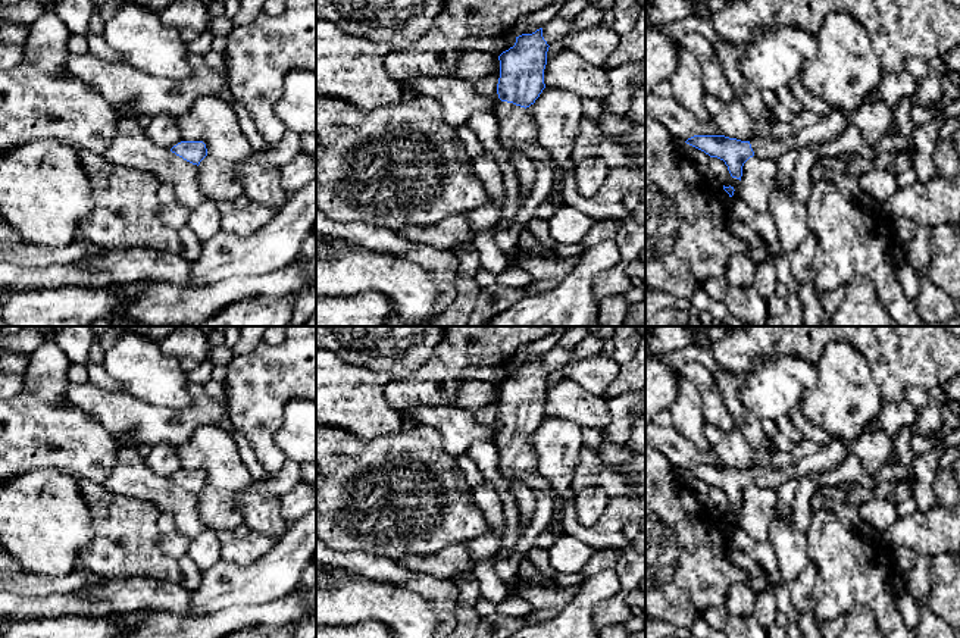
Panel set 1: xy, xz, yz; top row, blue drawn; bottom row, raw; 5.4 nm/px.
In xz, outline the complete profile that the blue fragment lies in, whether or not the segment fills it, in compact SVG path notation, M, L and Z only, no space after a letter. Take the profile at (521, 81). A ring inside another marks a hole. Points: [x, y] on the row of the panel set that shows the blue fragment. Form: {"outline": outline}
{"outline": "M540 28L532 34L516 37L515 46L498 56L500 78L497 94L501 103L494 115L498 121L498 143L507 162L513 154L523 153L525 144L537 143L538 125L526 109L535 103L545 88L544 69L547 65L548 47L550 46L542 37L542 28Z"}

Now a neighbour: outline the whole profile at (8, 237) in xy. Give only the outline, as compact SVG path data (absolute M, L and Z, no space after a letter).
M0 216L0 247L25 245L26 243Z

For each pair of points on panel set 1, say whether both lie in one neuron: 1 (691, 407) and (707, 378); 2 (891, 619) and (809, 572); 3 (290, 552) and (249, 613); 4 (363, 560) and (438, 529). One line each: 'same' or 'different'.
1: different
2: different
3: different
4: different

